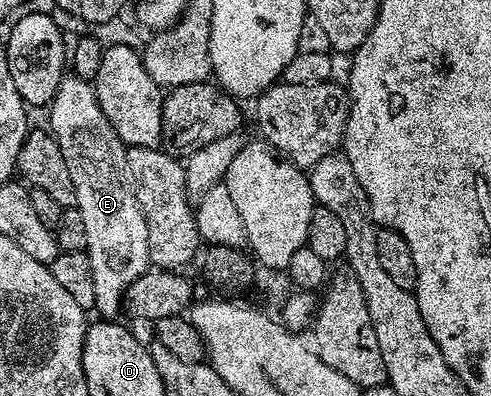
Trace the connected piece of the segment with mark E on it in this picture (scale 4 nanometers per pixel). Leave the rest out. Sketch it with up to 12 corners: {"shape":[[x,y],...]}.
{"shape":[[64,78],[49,131],[76,189],[94,310],[152,266],[128,146],[90,82]]}

